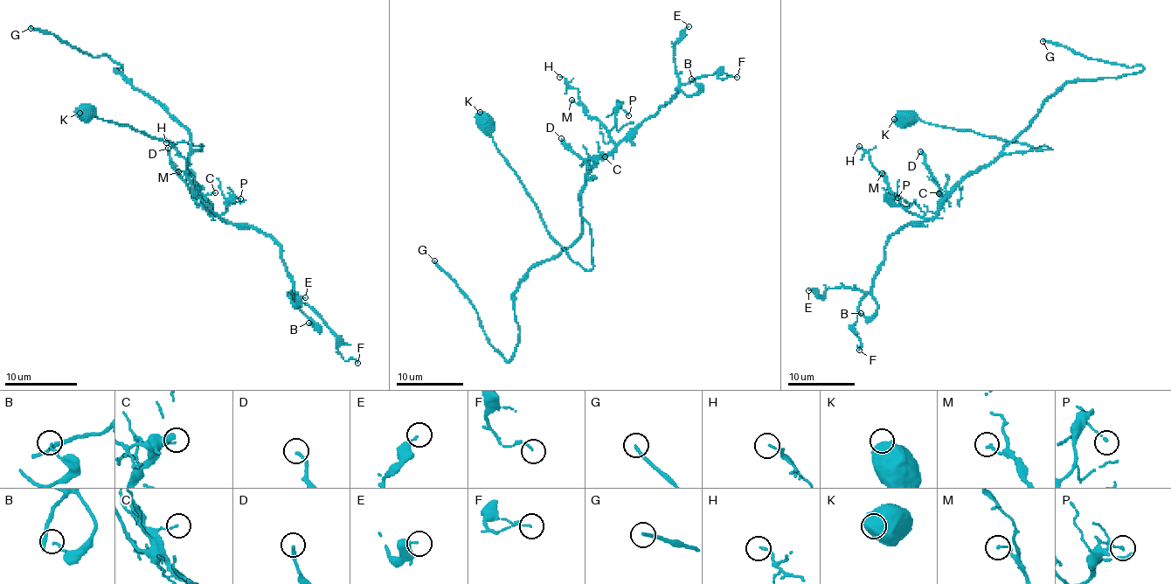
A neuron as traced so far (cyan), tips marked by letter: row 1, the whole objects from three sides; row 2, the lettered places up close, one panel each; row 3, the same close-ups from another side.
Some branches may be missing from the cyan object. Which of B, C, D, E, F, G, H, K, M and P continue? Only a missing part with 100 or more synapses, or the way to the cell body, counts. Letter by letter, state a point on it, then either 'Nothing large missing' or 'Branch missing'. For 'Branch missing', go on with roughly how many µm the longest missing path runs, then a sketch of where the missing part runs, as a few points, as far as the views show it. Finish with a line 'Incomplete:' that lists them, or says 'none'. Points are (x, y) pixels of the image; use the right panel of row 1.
B: Place: (861, 313). Nothing large missing
C: Place: (938, 193). Nothing large missing
D: Place: (920, 151). Nothing large missing
E: Place: (808, 290). Nothing large missing
F: Place: (859, 350). Nothing large missing
G: Place: (1042, 41). Branch missing. Missing length about 40 µm
H: Place: (859, 146). Nothing large missing
K: Place: (894, 119). Nothing large missing
M: Place: (882, 173). Nothing large missing
P: Place: (897, 198). Nothing large missing
Incomplete: G

